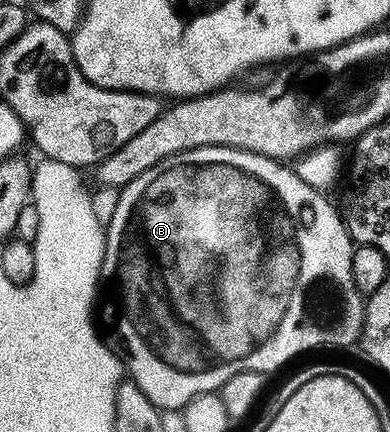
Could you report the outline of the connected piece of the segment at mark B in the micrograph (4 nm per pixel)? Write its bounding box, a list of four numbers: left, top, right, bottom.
[102,146,366,410]

